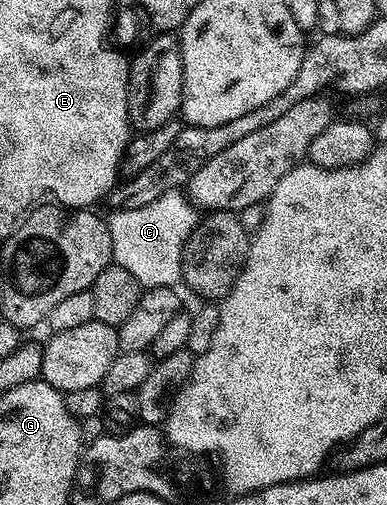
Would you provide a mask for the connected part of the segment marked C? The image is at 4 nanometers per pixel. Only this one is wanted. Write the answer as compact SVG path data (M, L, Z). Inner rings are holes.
M181 189L164 192L164 196L144 204L144 208L115 210L109 215L114 262L132 272L143 288L177 287L182 282L182 253L188 236L200 221L200 211Z

